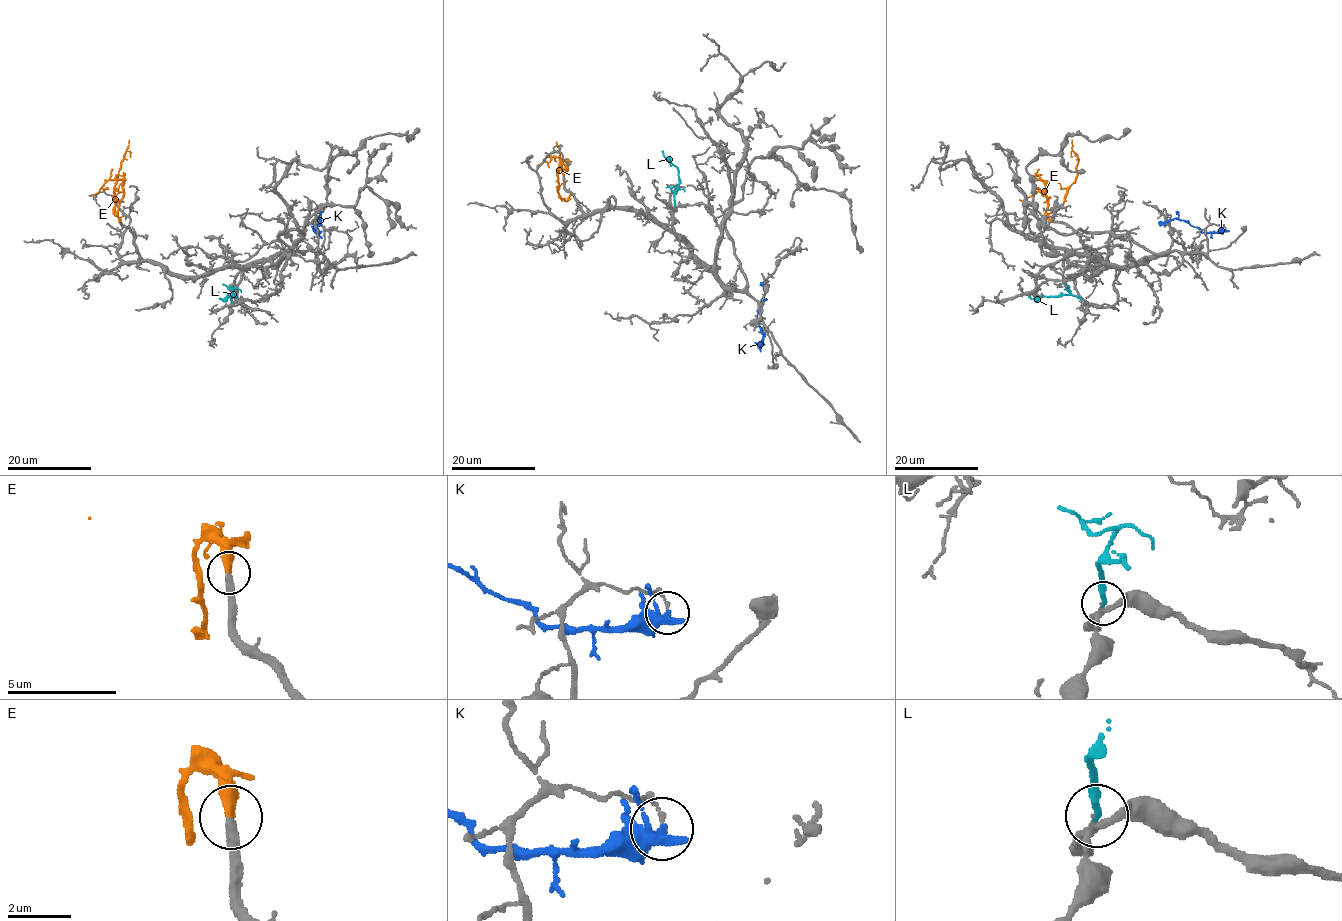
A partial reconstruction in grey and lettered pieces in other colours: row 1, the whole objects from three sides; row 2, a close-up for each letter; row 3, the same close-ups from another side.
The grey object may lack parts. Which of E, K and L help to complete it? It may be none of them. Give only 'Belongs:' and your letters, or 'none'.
Belongs: E, L

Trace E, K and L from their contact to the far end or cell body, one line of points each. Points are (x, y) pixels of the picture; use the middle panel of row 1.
E: (563, 175), (558, 170), (558, 189), (562, 200), (566, 201), (572, 194)
K: (759, 347), (763, 337), (757, 314), (764, 294), (764, 280)
L: (675, 207), (678, 169), (661, 151)

